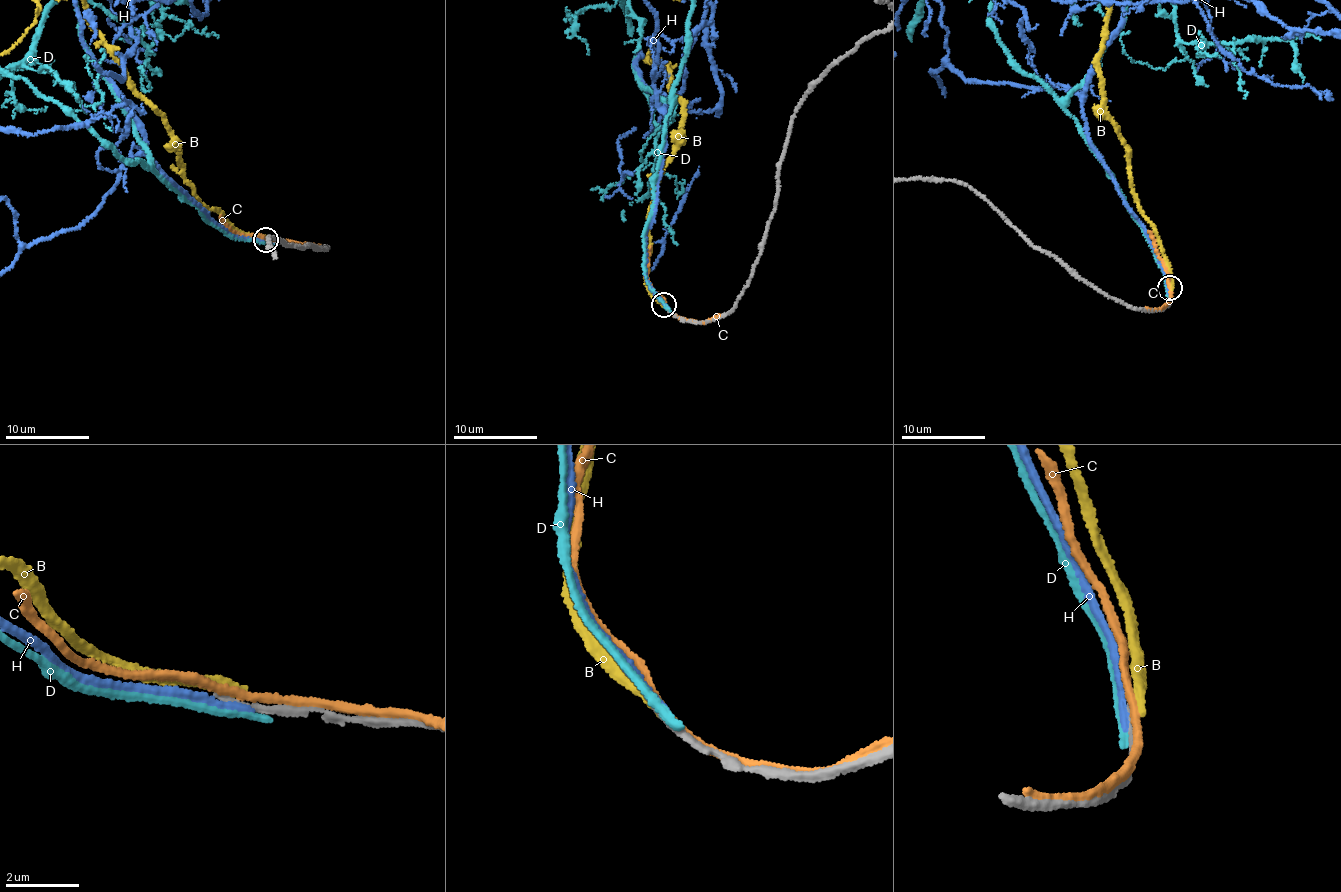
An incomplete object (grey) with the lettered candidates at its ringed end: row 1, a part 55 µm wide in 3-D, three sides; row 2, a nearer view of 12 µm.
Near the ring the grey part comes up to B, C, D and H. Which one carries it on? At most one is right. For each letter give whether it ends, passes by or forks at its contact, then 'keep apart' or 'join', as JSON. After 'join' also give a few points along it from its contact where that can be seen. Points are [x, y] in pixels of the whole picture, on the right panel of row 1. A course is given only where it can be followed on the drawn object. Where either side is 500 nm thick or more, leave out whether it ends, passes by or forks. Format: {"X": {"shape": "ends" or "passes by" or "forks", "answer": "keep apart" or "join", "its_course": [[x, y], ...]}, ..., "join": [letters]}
{"B": {"shape": "ends", "answer": "keep apart"}, "C": {"shape": "passes by", "answer": "keep apart"}, "D": {"shape": "ends", "answer": "keep apart"}, "H": {"shape": "ends", "answer": "keep apart"}, "join": []}

